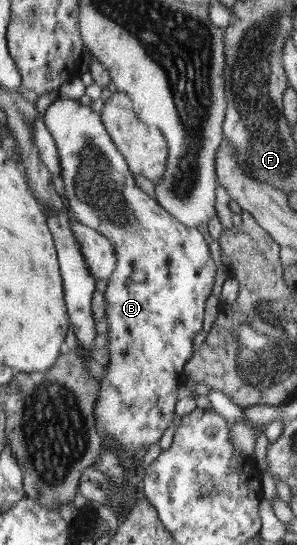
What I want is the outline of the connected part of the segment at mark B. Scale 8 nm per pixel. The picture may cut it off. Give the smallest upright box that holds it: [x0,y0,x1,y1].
[42,97,217,457]

